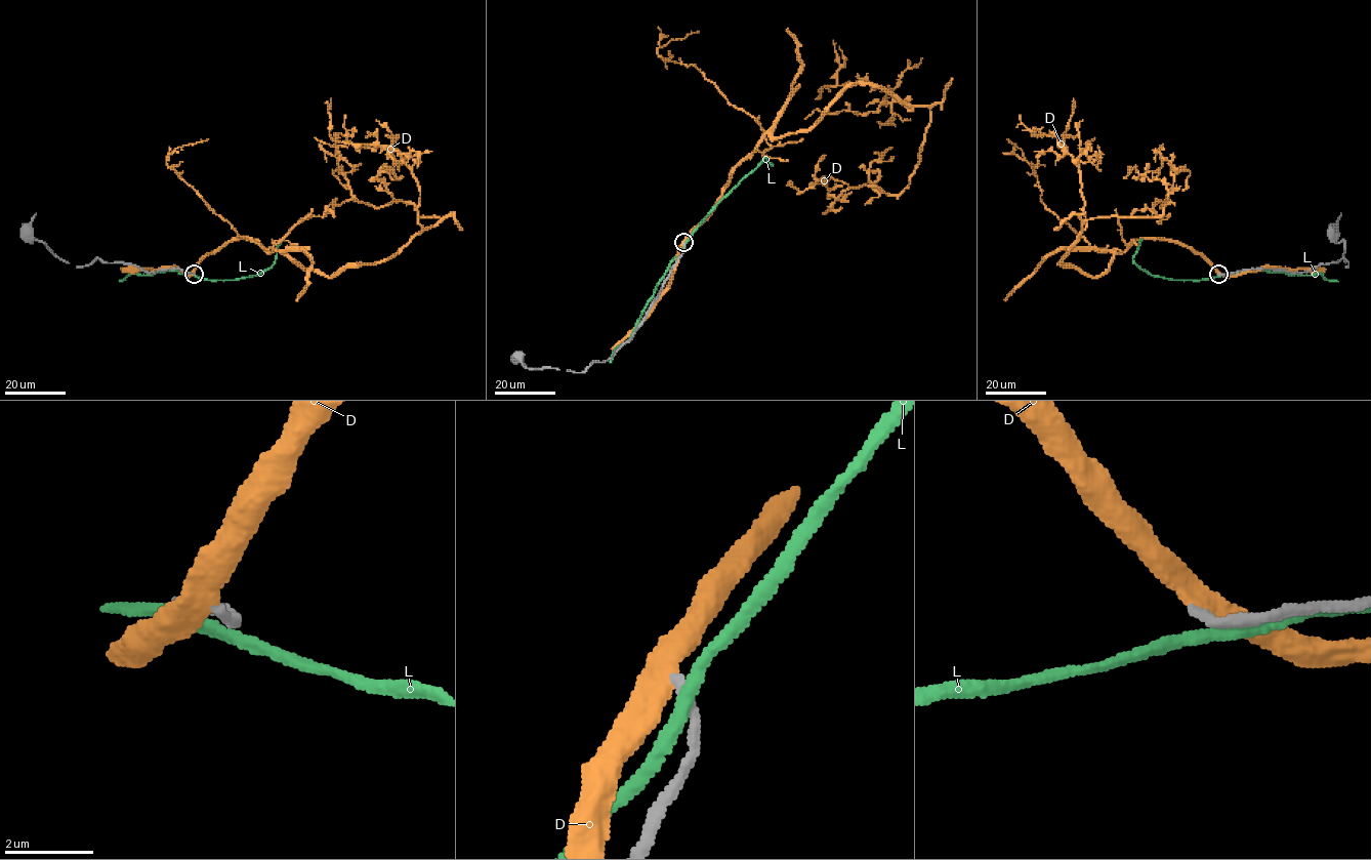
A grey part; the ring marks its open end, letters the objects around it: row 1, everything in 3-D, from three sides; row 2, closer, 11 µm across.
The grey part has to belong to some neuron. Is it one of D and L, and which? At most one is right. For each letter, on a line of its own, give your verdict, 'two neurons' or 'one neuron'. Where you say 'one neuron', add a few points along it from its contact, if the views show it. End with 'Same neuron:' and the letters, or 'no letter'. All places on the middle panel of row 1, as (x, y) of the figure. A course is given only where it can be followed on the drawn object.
D: two neurons
L: two neurons
Same neuron: no letter

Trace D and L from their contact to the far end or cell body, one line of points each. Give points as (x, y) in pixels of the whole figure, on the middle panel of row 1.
D: (683, 243), (759, 139), (806, 131), (847, 85), (929, 109), (919, 163), (898, 195), (809, 187)
L: (684, 244), (703, 218), (765, 157), (772, 165)

